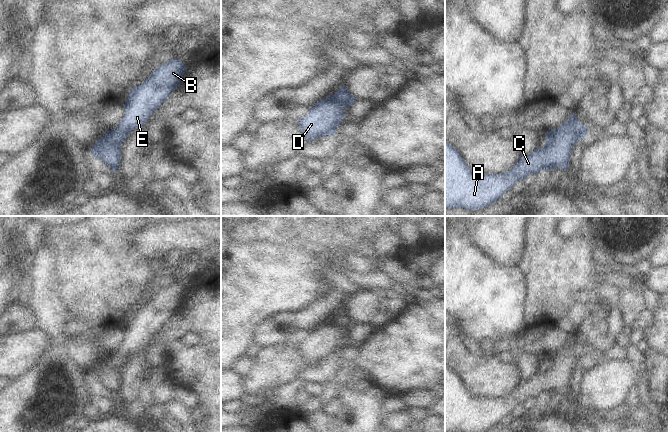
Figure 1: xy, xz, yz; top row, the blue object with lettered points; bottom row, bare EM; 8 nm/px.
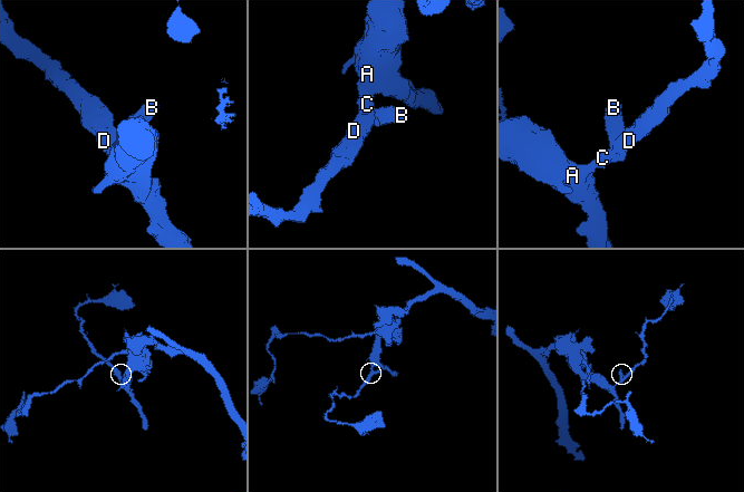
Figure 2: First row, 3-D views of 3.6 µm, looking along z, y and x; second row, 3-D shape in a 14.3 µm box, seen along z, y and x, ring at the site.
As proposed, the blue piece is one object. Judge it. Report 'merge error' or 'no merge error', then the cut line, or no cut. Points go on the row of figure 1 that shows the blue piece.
merge error | xy (111, 131), (112, 141), (120, 145)

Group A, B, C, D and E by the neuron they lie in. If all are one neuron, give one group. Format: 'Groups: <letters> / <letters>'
Groups: A C D / B E.

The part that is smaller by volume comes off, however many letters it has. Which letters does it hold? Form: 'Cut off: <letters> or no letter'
Cut off: B, E

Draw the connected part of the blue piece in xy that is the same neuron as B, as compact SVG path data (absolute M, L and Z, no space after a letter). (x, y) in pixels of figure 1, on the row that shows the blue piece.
M174 58L168 63L156 68L141 85L134 86L124 104L125 115L121 123L112 130L112 142L121 145L133 129L145 126L148 118L158 110L171 93L178 88L185 71L185 65L177 58Z

